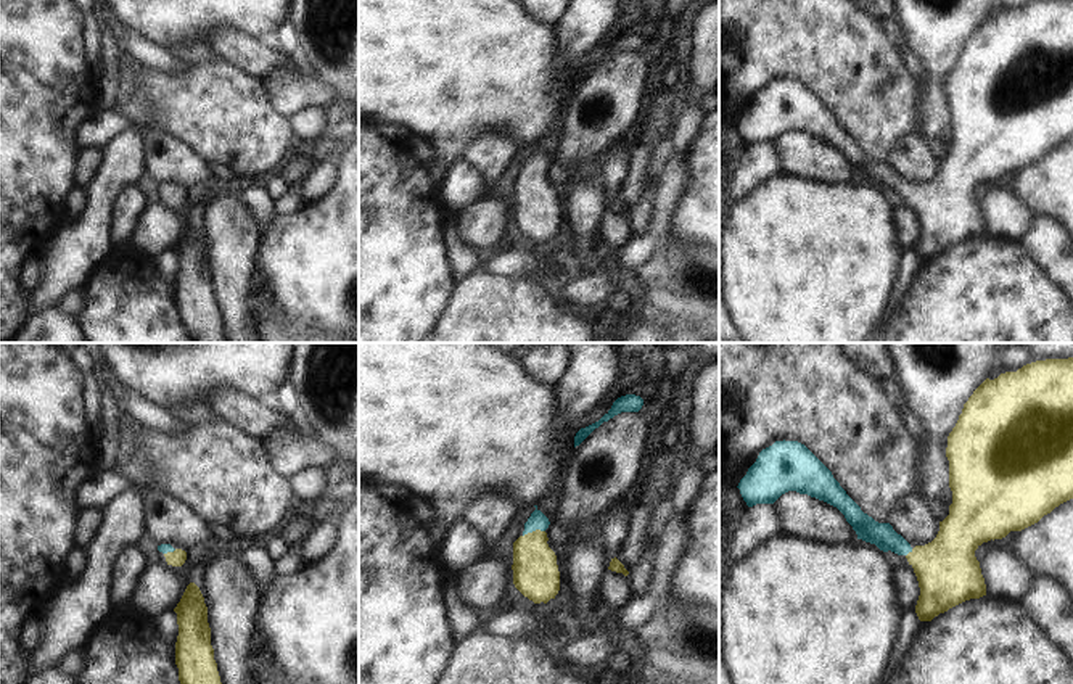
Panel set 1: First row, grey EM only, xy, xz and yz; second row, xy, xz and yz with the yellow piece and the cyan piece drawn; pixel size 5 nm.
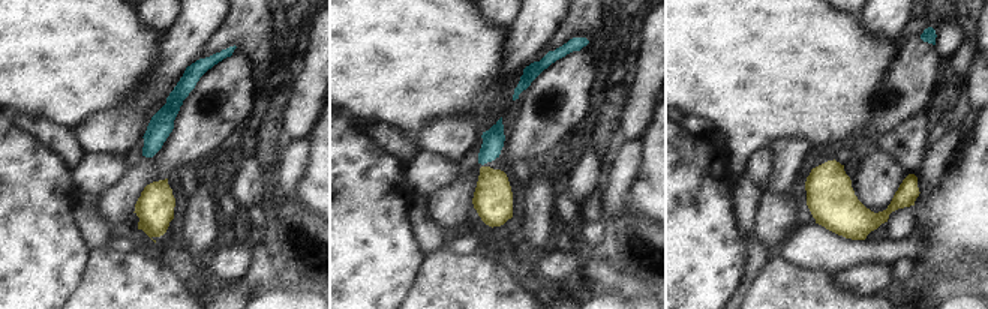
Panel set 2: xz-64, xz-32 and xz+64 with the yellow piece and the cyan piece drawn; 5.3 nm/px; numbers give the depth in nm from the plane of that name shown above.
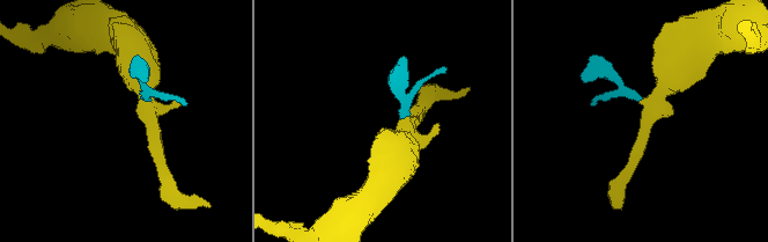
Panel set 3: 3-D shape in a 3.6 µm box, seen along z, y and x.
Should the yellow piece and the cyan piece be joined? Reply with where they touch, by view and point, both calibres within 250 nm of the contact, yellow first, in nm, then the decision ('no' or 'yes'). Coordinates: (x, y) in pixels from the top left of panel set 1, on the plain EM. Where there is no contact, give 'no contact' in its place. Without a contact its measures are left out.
xz (533, 171) | 220/90 nm | yes

